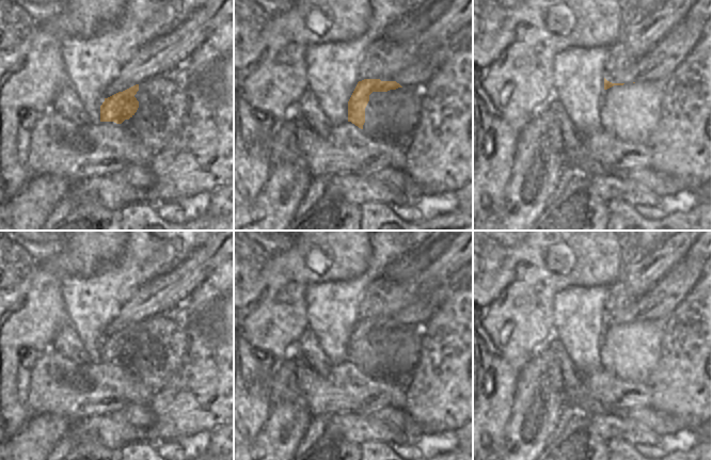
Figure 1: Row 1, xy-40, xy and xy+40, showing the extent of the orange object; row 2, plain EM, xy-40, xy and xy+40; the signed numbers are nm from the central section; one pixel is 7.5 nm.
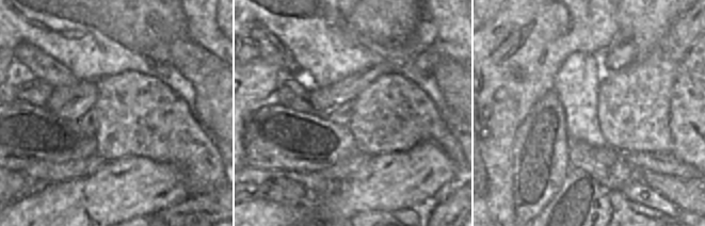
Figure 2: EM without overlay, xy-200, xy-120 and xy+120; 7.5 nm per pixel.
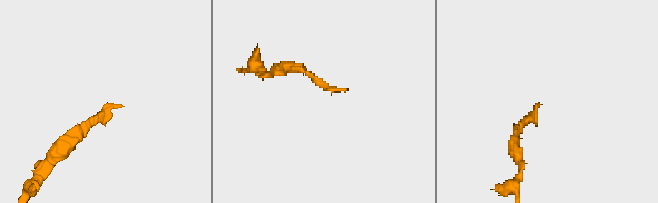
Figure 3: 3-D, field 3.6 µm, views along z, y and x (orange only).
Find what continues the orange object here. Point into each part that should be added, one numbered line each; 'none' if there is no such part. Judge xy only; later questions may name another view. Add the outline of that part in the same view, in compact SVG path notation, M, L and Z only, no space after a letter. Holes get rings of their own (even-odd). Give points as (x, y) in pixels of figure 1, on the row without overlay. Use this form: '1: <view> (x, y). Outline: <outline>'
1: xy (417, 314). Outline: M436 290L392 316L379 316L378 318L381 320L396 320L404 327L422 328L439 307Z

